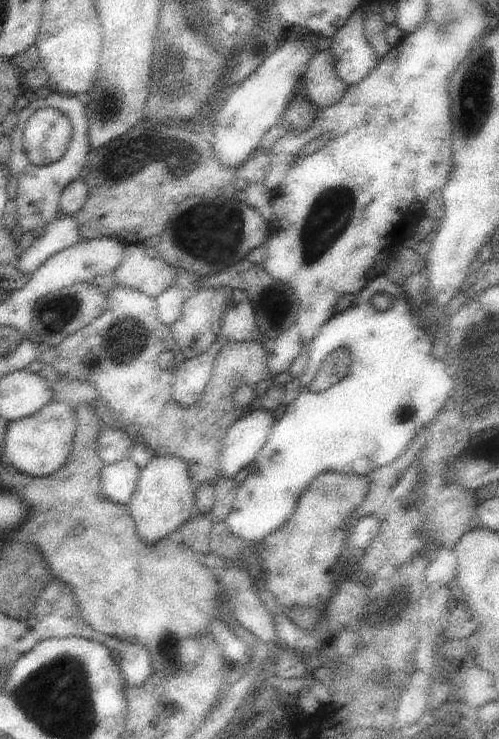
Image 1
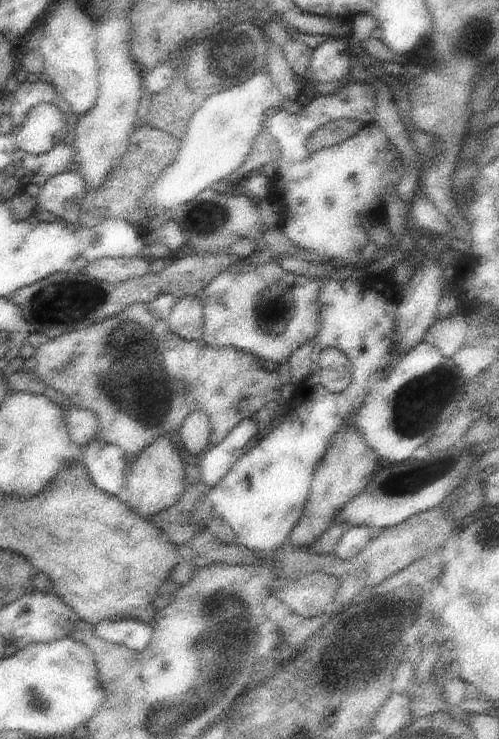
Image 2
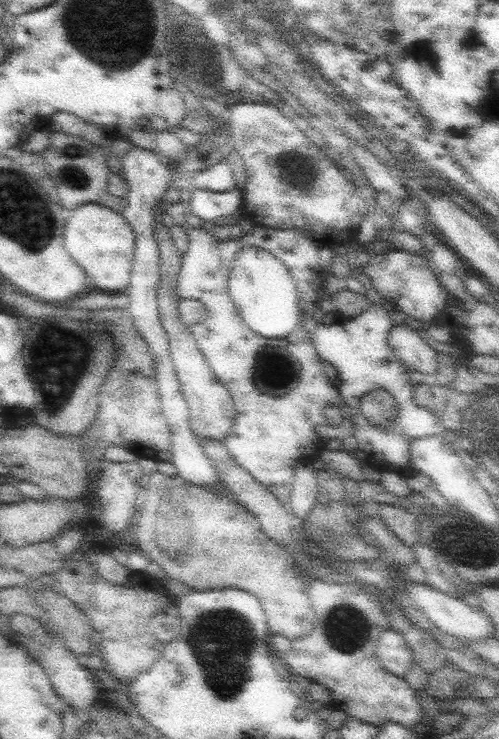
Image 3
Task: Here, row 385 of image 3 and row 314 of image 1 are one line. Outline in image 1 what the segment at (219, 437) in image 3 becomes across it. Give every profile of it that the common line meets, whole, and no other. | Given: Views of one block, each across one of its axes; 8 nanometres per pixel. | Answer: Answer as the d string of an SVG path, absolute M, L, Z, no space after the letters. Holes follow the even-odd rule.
M223 286L223 288L203 288L193 298L183 302L183 308L181 308L177 320L171 324L171 334L173 334L173 342L181 348L185 360L197 356L199 352L207 350L213 344L213 340L215 340L215 336L219 332L219 326L221 326L221 318L223 318L225 306L231 300L231 292L233 290L229 286Z

